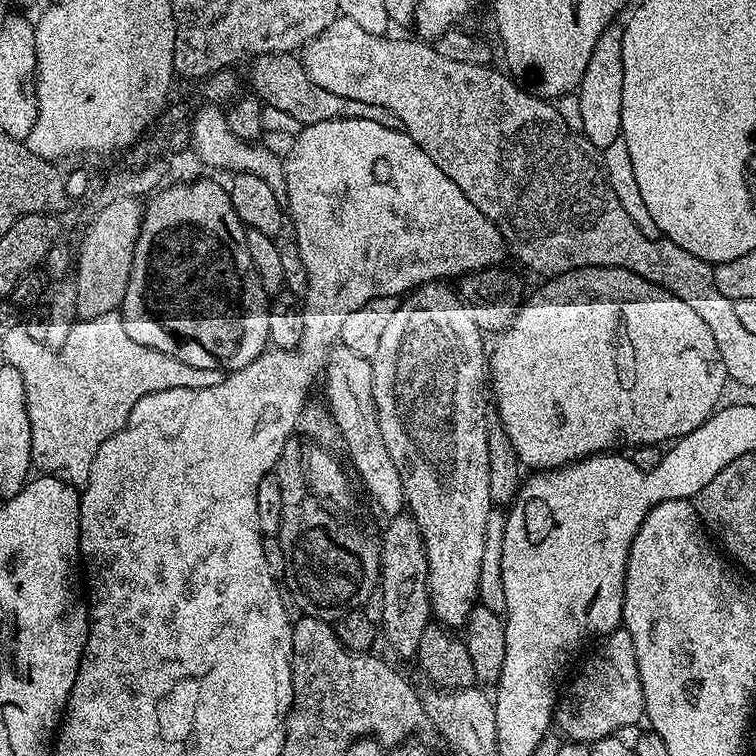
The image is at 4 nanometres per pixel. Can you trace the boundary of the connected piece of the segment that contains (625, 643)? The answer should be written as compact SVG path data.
M617 630L611 636L603 637L600 646L600 652L594 653L585 662L580 677L572 684L576 717L572 720L571 735L577 741L592 742L597 738L611 736L619 733L619 728L645 719L644 691L630 634L626 630Z

